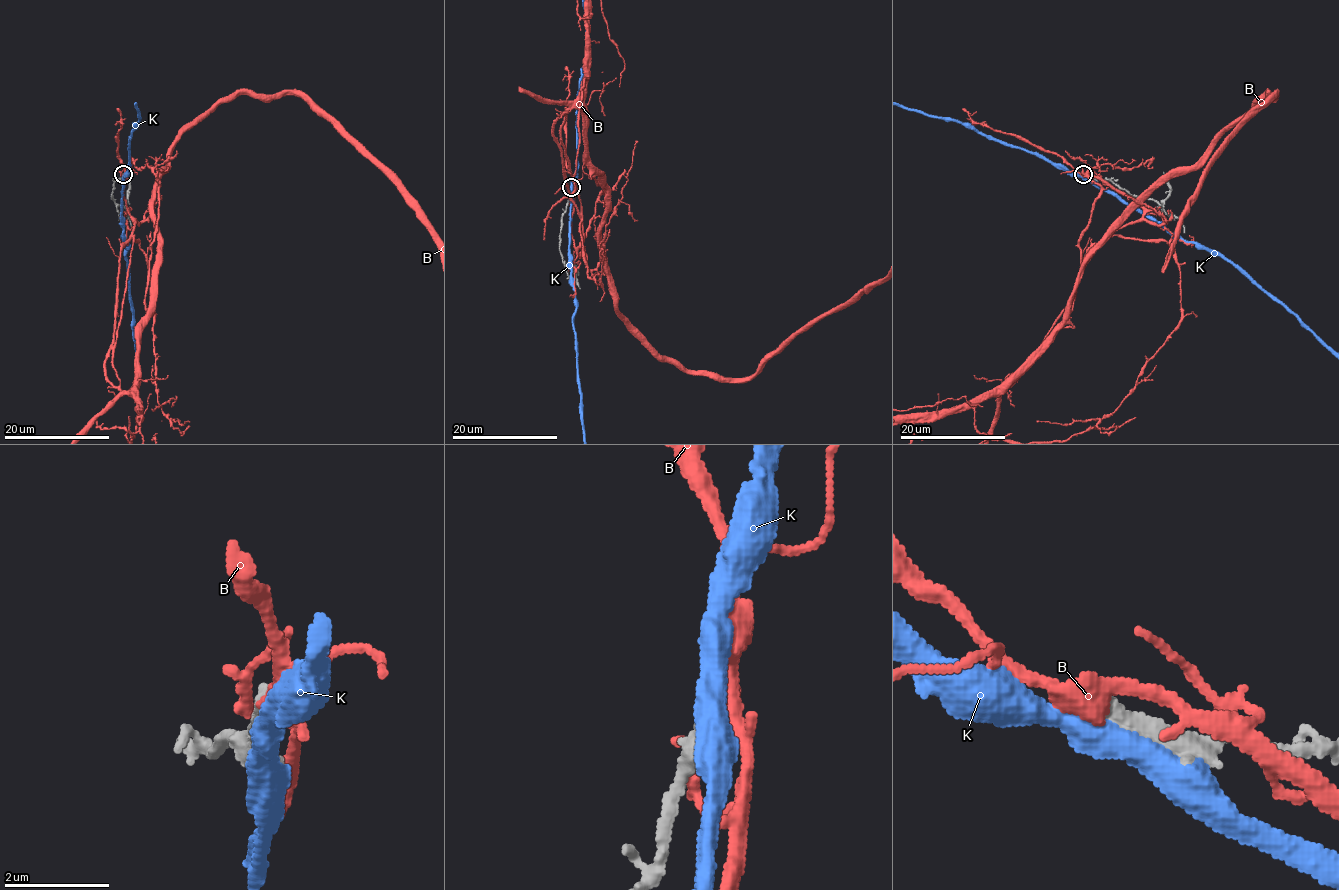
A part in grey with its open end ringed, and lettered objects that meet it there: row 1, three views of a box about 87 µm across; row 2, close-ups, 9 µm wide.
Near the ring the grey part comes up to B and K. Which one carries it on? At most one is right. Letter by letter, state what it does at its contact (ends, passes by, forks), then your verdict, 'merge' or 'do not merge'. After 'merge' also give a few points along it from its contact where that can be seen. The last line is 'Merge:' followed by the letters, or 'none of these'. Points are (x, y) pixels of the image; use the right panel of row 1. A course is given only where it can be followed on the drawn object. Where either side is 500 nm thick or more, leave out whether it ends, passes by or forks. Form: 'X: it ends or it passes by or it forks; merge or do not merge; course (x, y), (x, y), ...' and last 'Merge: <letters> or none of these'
B: it passes by; do not merge
K: it passes by; do not merge
Merge: none of these

